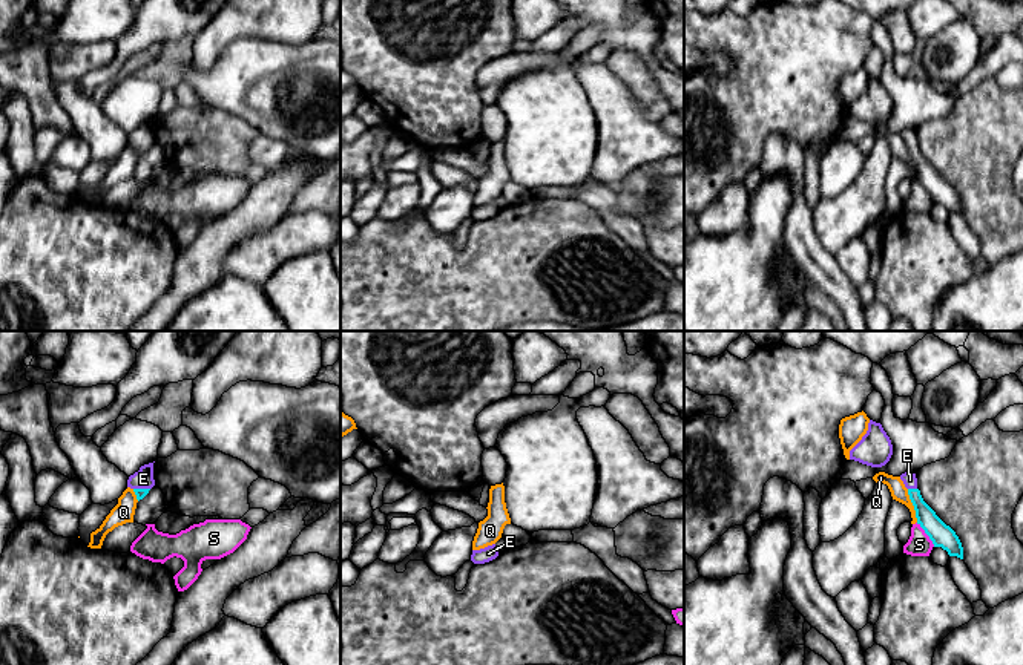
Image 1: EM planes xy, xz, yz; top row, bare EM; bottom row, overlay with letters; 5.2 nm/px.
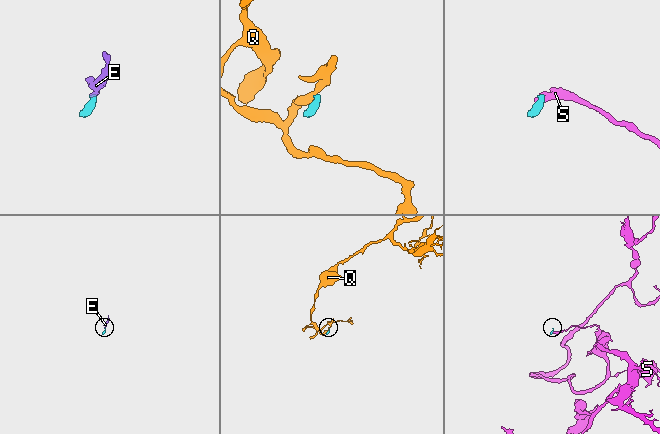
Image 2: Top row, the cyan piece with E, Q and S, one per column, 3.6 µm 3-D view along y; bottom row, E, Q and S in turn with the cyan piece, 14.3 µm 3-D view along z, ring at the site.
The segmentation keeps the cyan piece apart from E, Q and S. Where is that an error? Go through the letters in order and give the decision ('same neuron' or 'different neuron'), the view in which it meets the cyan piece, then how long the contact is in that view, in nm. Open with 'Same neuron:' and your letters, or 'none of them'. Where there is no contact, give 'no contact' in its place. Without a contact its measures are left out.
Same neuron: E
E: same neuron; contact in yz; length 50 nm
Q: different neuron; contact in yz; length 190 nm
S: different neuron; contact in yz; length 160 nm

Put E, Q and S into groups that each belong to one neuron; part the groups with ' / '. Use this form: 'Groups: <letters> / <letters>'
Groups: E / Q / S

